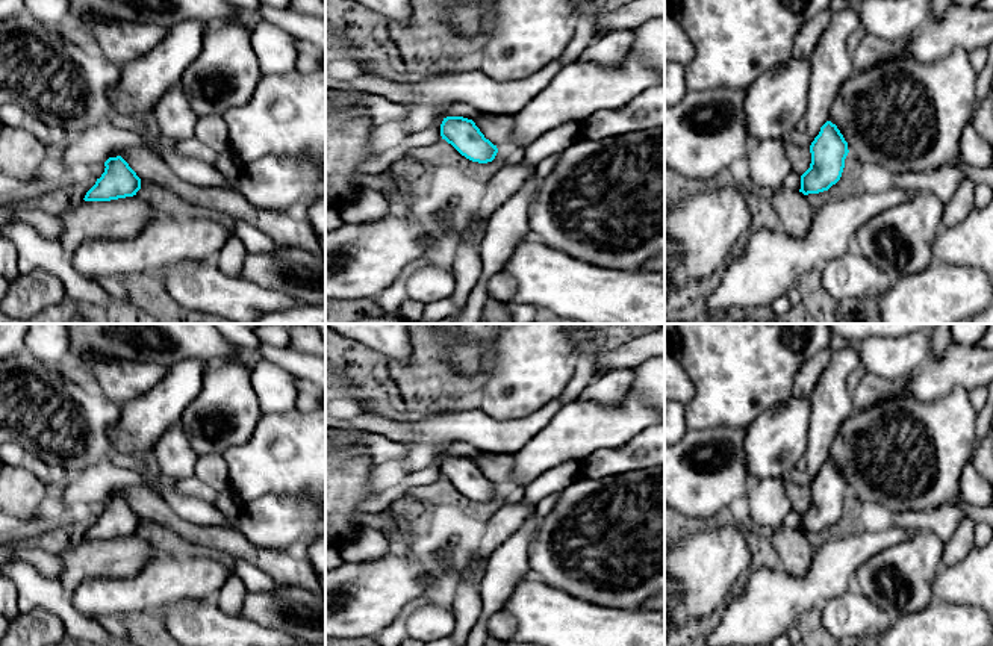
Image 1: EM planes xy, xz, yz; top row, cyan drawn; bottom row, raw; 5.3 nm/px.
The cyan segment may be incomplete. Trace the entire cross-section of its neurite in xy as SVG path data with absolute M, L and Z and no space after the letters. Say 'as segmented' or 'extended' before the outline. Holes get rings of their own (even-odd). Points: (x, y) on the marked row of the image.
as segmented; M121 156L109 157L104 166L101 177L86 192L85 201L111 201L136 195L141 179Z

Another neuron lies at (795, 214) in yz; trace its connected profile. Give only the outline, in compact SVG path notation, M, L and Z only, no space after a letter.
M780 189L772 194L770 201L780 218L781 230L793 238L802 238L808 233L814 209L802 192Z

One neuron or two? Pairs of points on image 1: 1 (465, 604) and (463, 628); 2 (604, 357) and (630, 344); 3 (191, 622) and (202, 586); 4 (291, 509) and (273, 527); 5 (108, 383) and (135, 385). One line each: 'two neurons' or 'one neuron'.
1: one neuron
2: one neuron
3: two neurons
4: one neuron
5: one neuron

